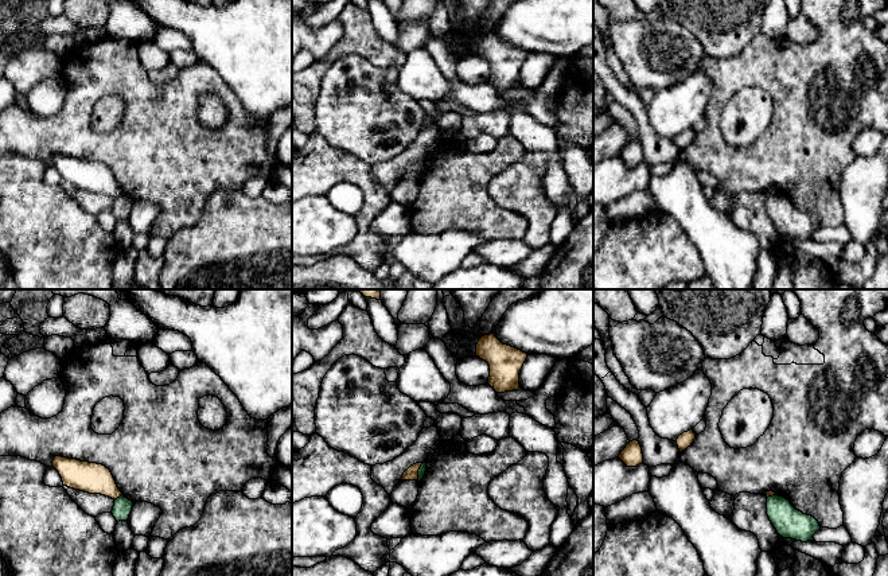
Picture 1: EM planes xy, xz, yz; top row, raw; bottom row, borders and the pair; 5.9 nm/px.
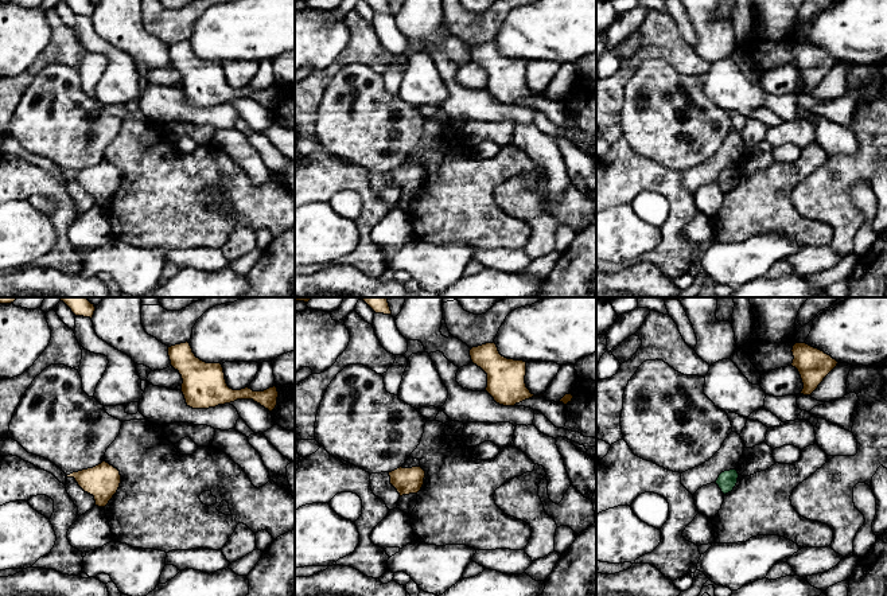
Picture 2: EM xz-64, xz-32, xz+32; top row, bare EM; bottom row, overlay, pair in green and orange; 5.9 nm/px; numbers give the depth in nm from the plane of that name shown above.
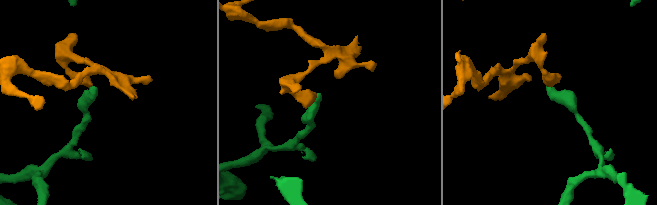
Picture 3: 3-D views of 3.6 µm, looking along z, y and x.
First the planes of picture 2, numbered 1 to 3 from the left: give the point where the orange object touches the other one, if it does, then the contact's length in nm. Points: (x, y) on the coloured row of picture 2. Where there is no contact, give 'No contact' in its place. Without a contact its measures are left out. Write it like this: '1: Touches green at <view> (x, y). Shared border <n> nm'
1: No contact
2: No contact
3: No contact

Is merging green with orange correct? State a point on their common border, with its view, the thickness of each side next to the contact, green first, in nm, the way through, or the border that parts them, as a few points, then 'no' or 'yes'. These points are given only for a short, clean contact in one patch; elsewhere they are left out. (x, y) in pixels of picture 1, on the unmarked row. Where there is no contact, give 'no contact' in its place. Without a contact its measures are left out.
xy (117, 197) | 110/180 nm | along xy (121, 193), (115, 199) | no

